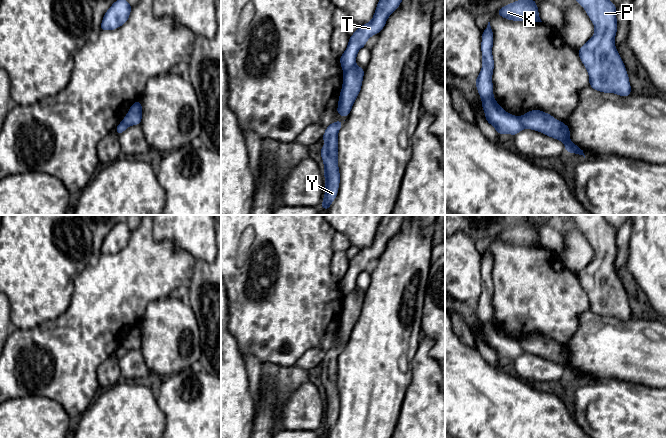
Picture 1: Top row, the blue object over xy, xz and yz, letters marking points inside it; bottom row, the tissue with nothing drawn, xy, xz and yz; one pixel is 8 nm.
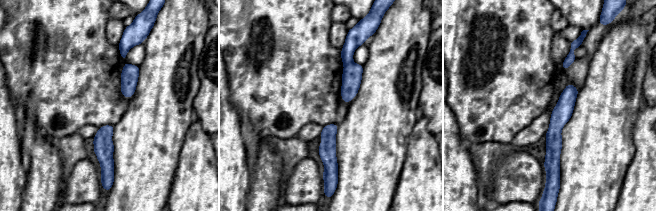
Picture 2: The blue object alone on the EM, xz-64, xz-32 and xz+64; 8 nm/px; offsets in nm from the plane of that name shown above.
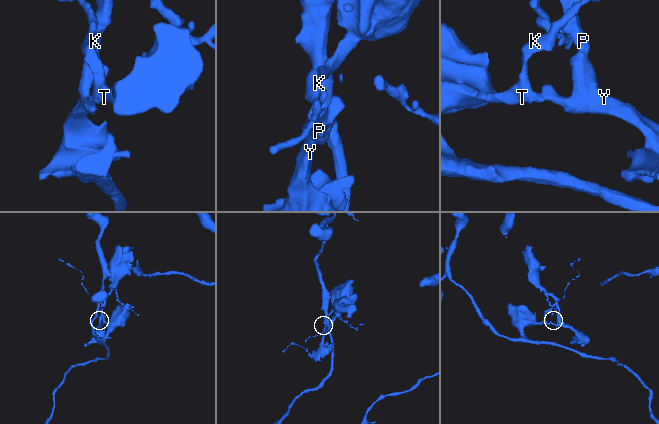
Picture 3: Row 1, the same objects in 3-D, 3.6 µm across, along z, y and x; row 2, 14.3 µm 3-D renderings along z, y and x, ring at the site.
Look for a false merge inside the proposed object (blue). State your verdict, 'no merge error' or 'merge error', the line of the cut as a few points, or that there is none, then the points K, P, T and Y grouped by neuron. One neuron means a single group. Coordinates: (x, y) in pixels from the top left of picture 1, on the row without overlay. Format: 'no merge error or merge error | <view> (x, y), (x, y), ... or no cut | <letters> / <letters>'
merge error | xz (355, 289), (344, 297) | K T / P Y

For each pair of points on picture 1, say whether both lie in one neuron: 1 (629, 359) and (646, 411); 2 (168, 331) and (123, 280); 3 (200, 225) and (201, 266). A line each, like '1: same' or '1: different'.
1: different
2: different
3: different

